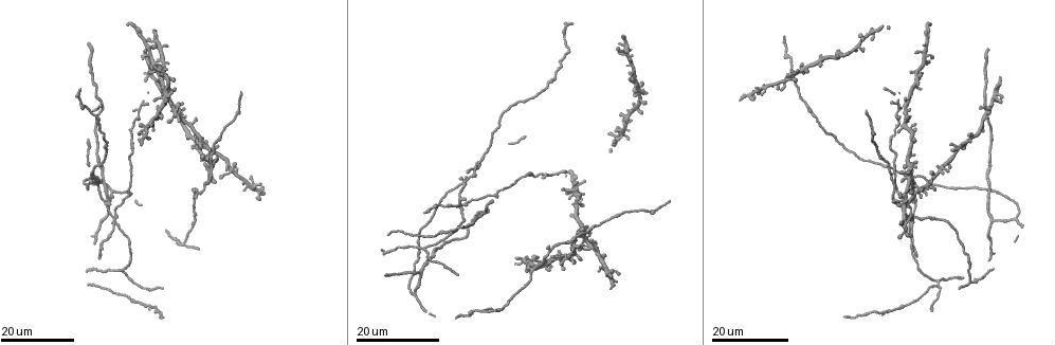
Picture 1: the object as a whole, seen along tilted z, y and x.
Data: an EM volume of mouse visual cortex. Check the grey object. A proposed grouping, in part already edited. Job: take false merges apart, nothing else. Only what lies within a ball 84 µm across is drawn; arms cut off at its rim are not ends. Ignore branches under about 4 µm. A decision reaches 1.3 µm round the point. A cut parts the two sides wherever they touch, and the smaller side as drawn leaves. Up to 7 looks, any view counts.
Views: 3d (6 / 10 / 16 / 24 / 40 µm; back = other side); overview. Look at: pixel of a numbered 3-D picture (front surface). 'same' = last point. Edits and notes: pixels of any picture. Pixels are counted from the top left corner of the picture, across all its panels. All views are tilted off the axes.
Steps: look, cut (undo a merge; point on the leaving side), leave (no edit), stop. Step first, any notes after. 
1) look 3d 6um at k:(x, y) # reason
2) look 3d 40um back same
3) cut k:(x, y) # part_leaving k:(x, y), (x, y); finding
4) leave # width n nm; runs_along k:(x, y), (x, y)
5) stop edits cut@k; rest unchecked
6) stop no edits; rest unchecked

look 3d 16um at 1:(915, 193) # four or more arms meet

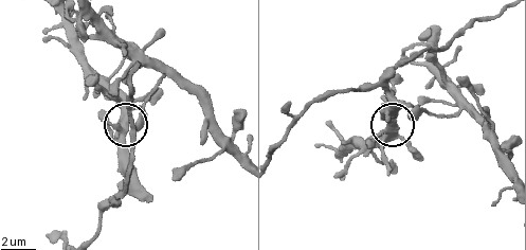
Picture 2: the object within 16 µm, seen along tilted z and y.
look 3d 10um at 2:(122, 128)

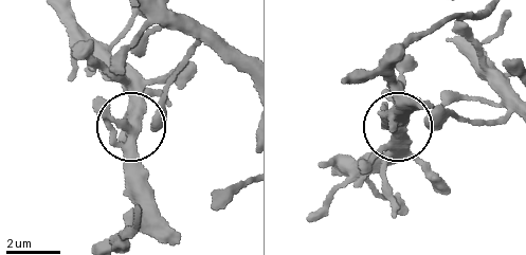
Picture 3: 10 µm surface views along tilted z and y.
leave # width 350 nm; all the same neuron

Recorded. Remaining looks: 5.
look 3d 24um at 1:(568, 240) # small branch off a trunk

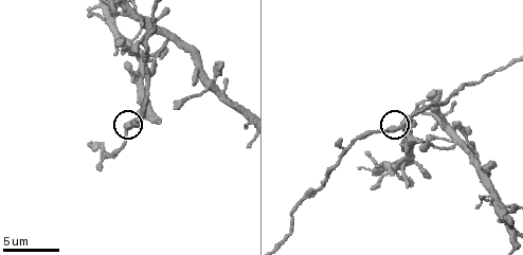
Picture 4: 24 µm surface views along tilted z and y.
look 3d 6um at 4:(400, 125)

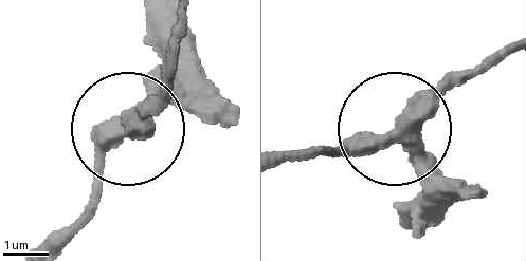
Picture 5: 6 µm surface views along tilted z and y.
leave # arms 4; one neuron here

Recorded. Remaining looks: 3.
look 3d 16um at 1:(114, 219) # thin arm on a thick one

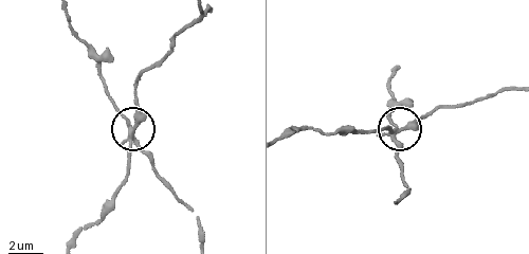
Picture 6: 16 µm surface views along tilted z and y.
look 3d 6um at 6:(130, 124)

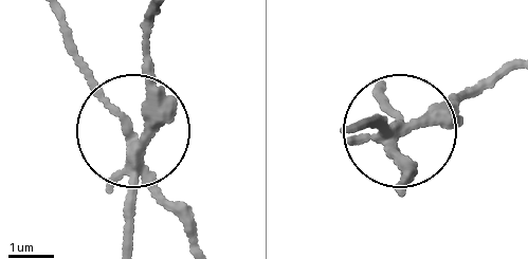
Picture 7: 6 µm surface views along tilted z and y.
cut 7:(175, 114) # side_arm 74 um; arms 4; two neurons meet here

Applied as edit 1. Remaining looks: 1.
stop edits cut@7; rest unchecked

